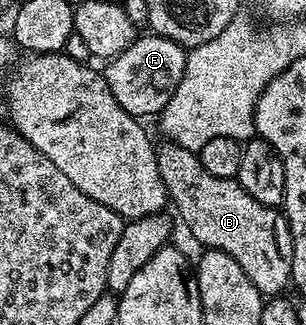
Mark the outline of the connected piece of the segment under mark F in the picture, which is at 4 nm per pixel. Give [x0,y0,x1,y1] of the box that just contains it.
[102,34,188,118]

